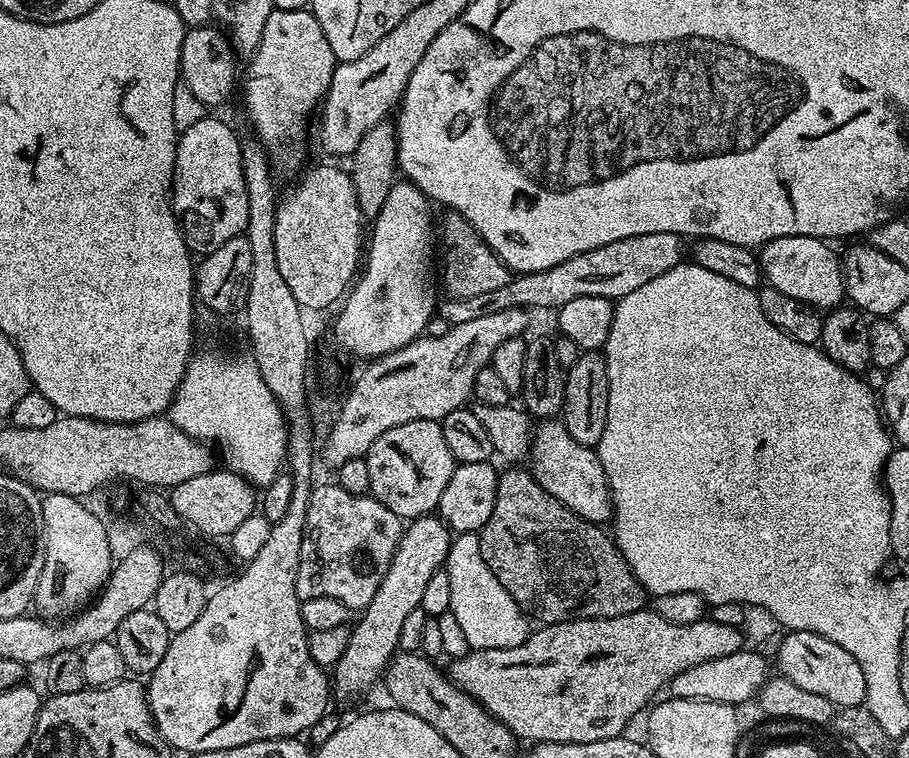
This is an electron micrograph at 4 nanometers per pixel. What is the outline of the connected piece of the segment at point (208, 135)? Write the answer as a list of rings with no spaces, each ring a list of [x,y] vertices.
[[[204,114],[201,120],[196,120],[188,129],[179,133],[176,141],[176,161],[174,162],[174,174],[172,175],[172,209],[176,215],[176,221],[180,224],[180,233],[186,242],[189,252],[193,254],[207,254],[218,250],[222,242],[230,242],[230,238],[241,235],[248,226],[248,207],[246,206],[246,182],[242,182],[242,154],[240,153],[241,137],[224,120],[219,120],[219,115]]]

